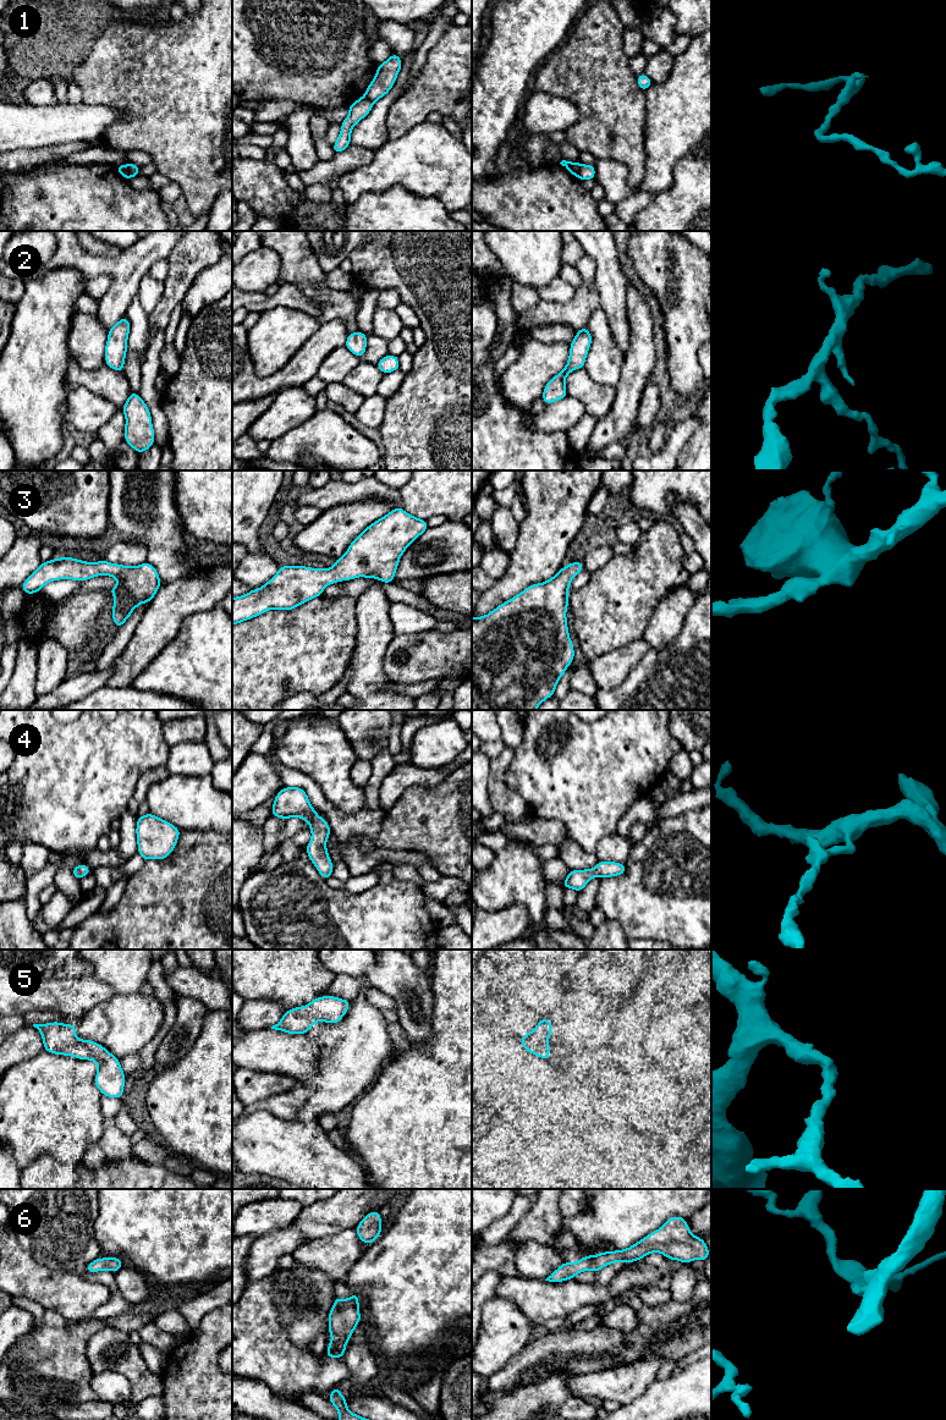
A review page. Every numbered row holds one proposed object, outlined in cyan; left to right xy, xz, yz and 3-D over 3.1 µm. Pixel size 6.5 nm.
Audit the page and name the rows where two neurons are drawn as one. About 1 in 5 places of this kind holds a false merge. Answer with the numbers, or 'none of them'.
1

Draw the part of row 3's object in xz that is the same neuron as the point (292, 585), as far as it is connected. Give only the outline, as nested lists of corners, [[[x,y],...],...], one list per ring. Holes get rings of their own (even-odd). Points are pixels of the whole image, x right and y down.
[[[395,507],[386,516],[368,525],[348,546],[343,556],[335,560],[331,568],[307,566],[280,566],[277,573],[258,589],[232,598],[232,626],[254,618],[271,609],[293,610],[299,605],[323,595],[329,584],[351,580],[358,577],[376,578],[383,583],[394,583],[398,562],[406,549],[428,529],[427,521]]]

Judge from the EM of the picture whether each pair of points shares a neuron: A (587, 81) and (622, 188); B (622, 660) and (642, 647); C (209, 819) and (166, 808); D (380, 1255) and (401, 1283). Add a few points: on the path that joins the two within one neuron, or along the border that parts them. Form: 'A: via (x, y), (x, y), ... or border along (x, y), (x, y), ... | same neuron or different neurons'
A: border along (598, 158), (621, 161), (627, 169), (628, 185) | different neurons
B: via (627, 656), (637, 649) | same neuron
C: via (198, 808), (177, 808) | same neuron
D: via (388, 1262), (401, 1276) | same neuron

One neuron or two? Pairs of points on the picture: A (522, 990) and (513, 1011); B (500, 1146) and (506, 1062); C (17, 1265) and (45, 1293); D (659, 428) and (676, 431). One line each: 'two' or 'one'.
A: two
B: two
C: one
D: two

